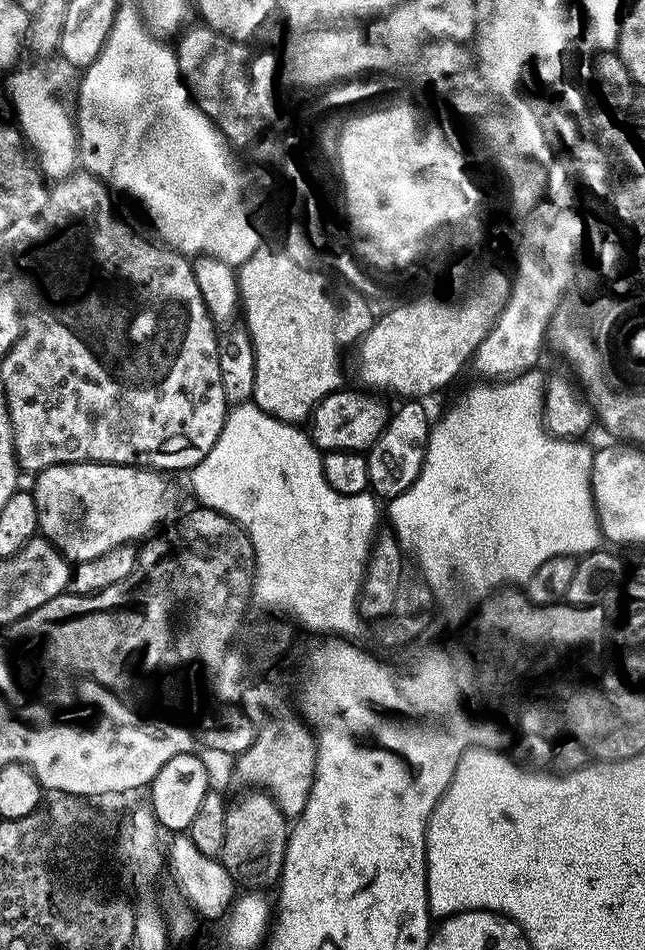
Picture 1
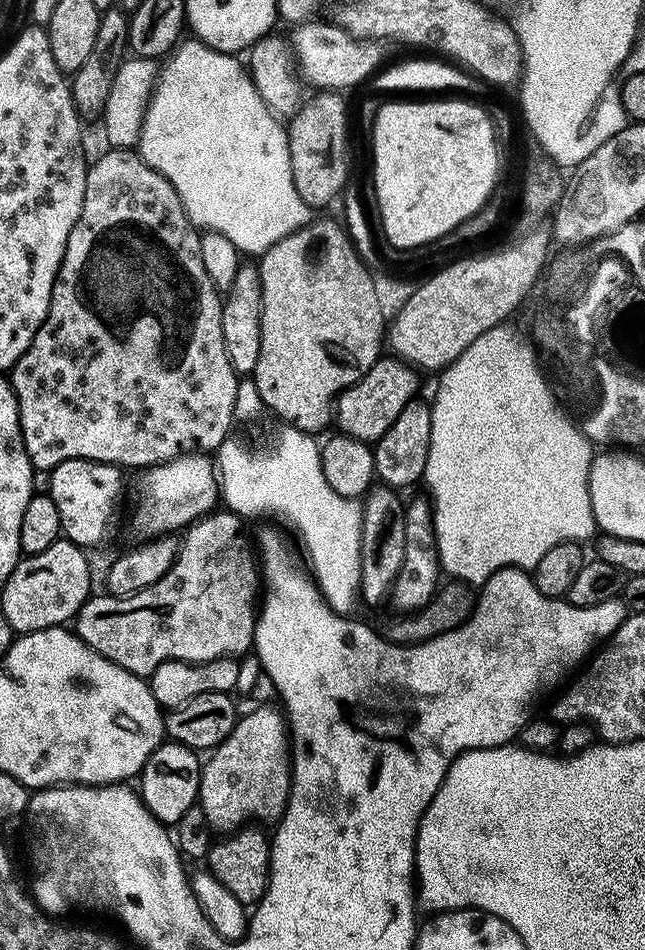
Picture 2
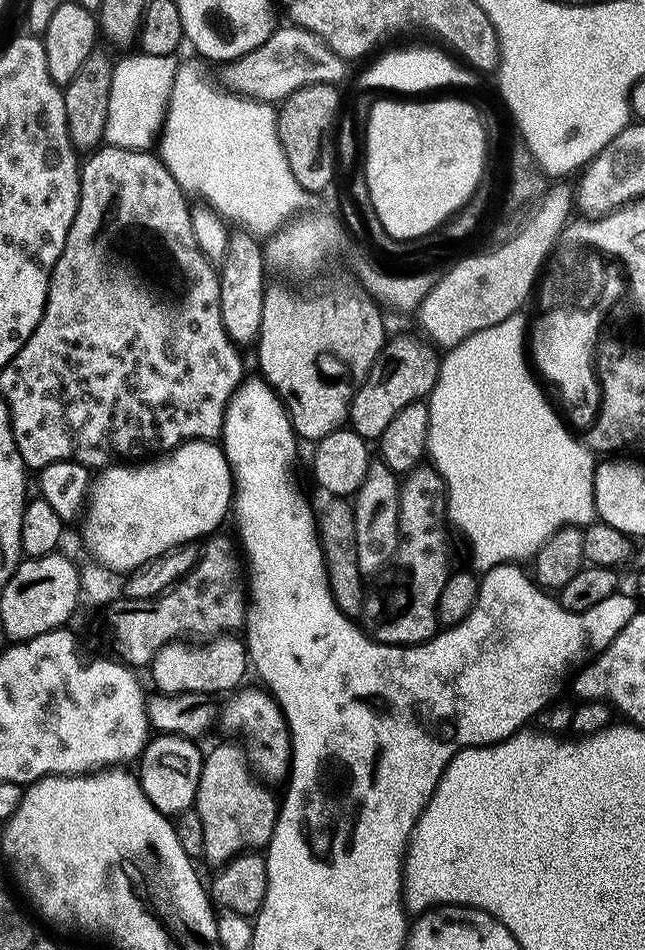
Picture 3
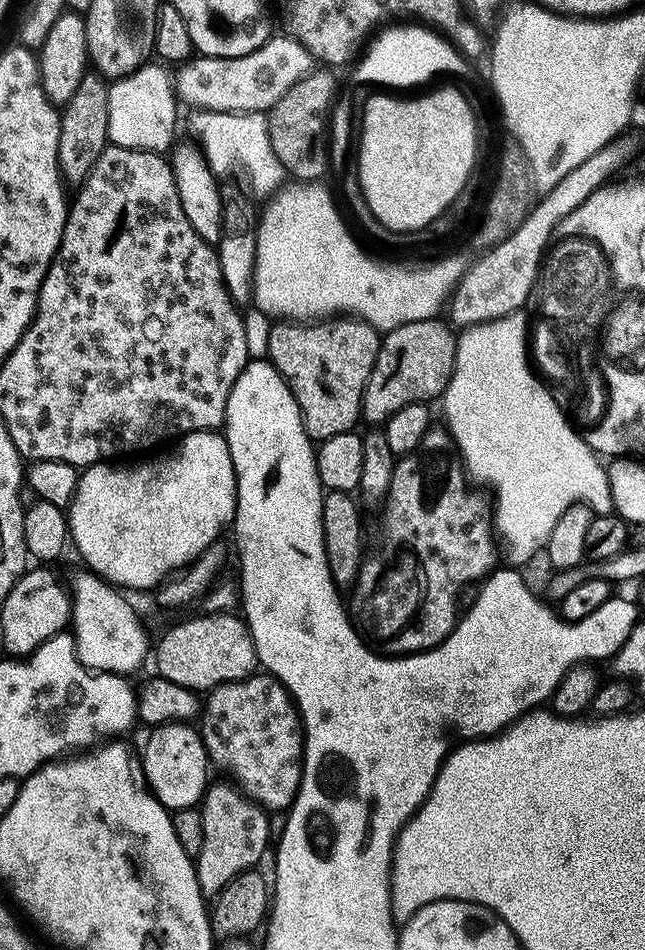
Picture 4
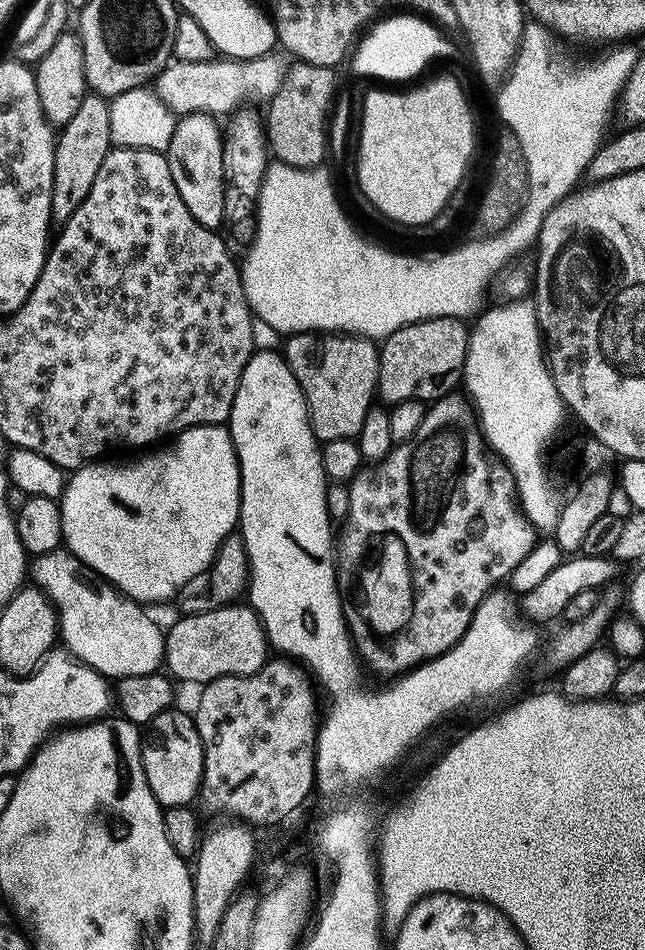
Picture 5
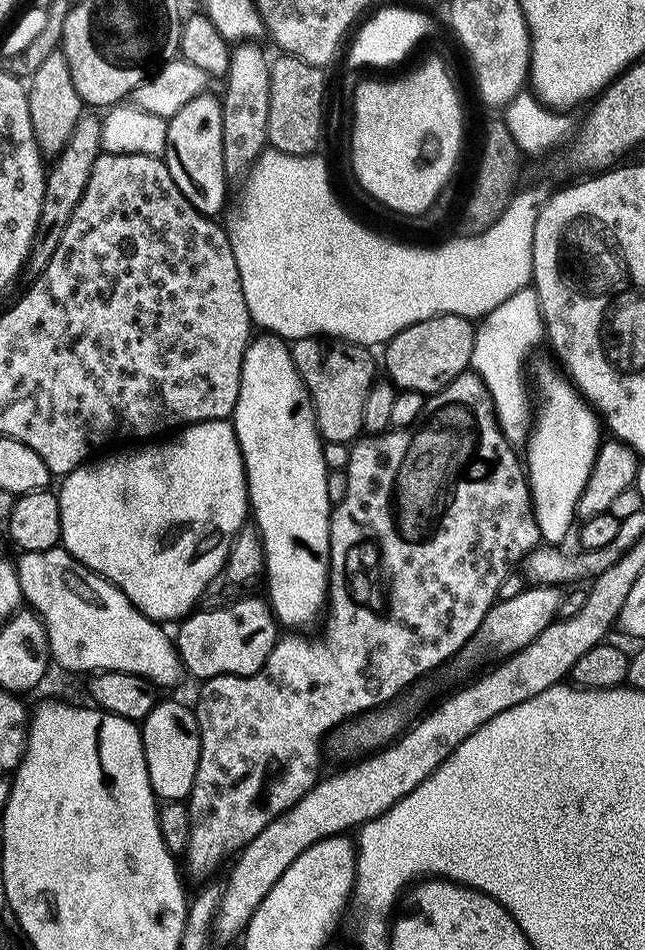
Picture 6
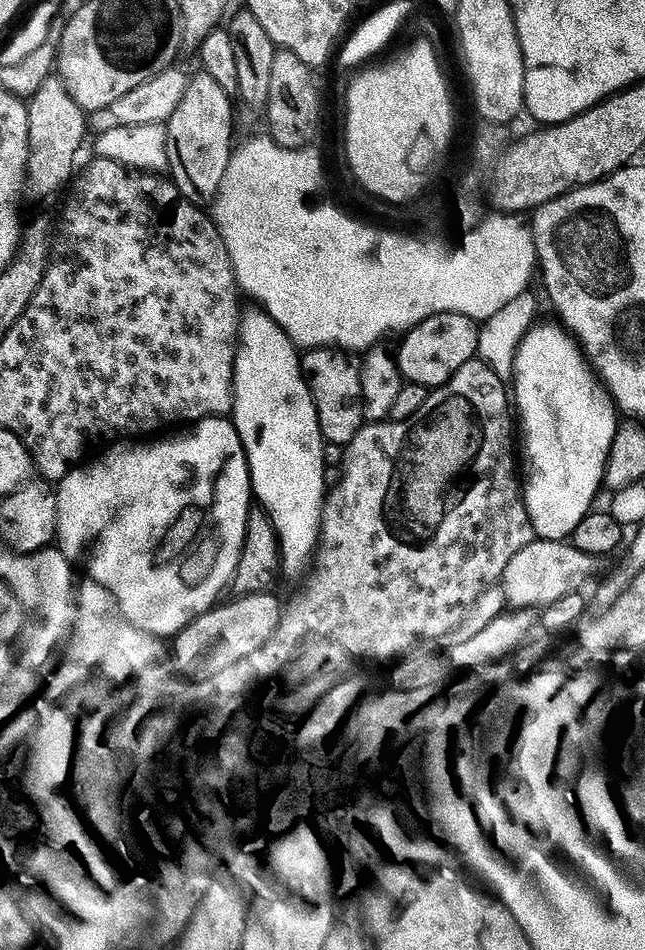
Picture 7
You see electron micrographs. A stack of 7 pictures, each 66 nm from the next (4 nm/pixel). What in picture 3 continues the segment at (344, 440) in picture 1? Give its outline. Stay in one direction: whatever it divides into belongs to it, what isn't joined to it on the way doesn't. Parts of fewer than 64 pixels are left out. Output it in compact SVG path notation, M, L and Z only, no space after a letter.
M396 336L393 340L391 337L354 394L348 411L348 424L364 441L379 441L398 410L402 410L402 406L421 403L438 382L441 353L427 339L416 336Z

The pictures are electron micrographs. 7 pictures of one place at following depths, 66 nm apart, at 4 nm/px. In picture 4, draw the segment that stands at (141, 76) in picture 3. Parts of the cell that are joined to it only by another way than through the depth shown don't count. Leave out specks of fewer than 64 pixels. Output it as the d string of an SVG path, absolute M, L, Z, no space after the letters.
M147 62L136 72L111 81L109 92L108 139L115 147L143 152L167 153L176 136L176 104L178 97L174 76L160 62Z

